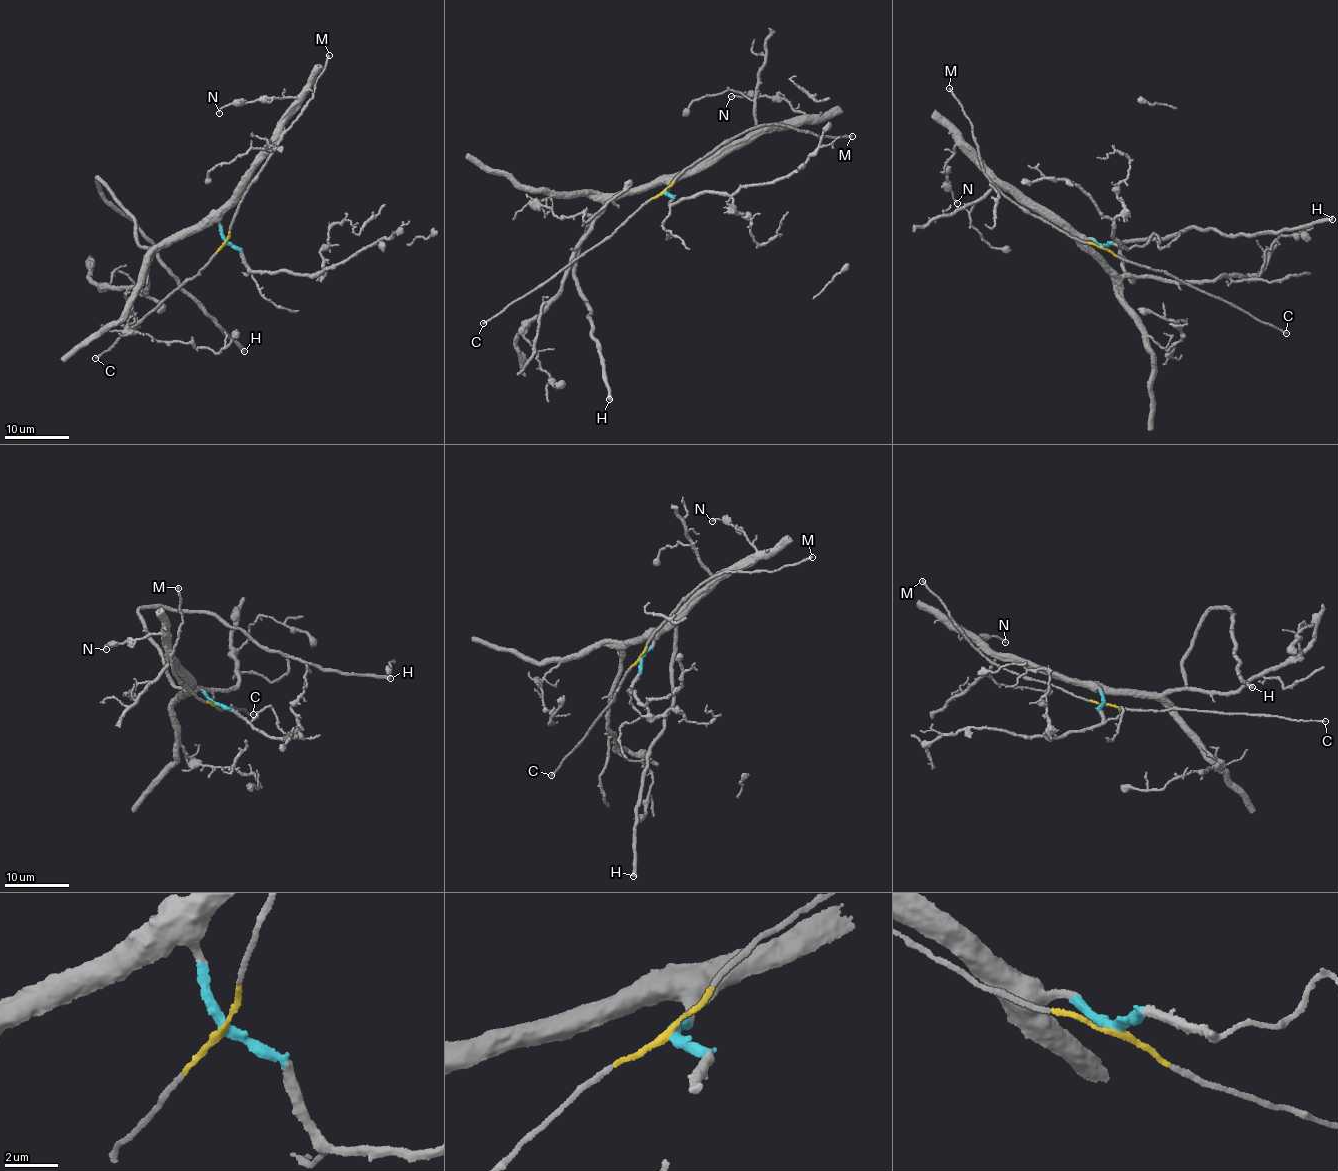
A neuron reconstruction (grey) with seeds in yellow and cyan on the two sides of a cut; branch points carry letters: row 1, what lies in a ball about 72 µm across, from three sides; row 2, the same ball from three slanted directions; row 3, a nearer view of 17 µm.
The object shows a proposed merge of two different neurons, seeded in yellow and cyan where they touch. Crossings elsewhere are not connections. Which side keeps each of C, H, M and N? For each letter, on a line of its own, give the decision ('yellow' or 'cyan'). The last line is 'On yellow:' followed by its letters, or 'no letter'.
C: yellow
H: cyan
M: yellow
N: cyan
On yellow: C, M

